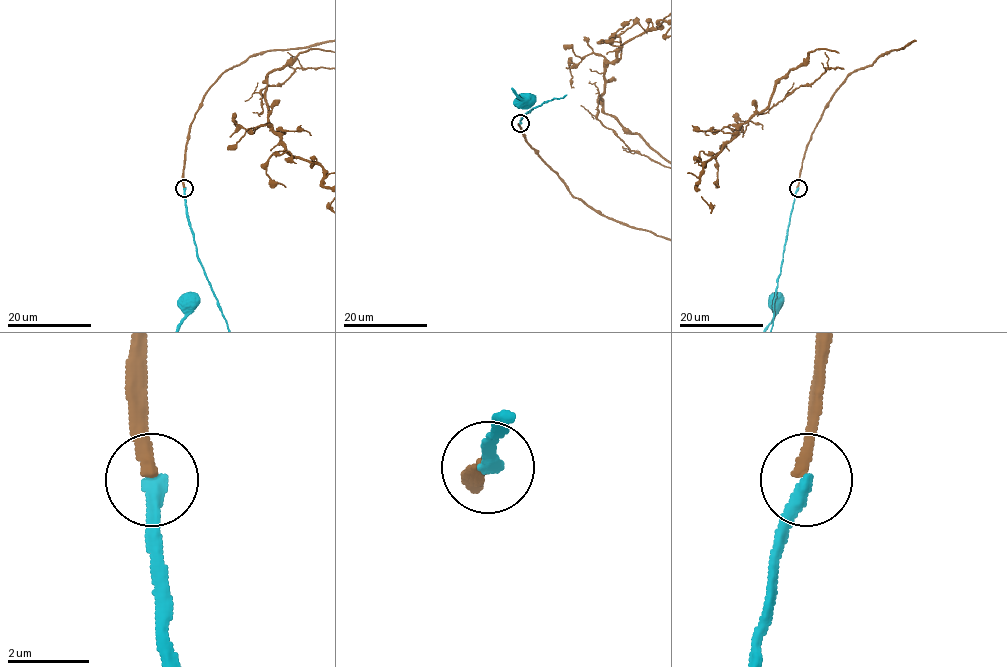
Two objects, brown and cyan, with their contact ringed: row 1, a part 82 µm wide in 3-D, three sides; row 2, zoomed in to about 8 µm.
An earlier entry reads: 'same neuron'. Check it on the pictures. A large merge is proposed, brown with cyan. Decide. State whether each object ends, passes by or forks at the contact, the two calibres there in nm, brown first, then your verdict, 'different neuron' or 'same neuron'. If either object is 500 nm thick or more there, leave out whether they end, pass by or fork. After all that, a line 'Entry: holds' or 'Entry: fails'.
brown ends; cyan ends; calibres 300 and 360 nm; different neuron
Entry: fails

